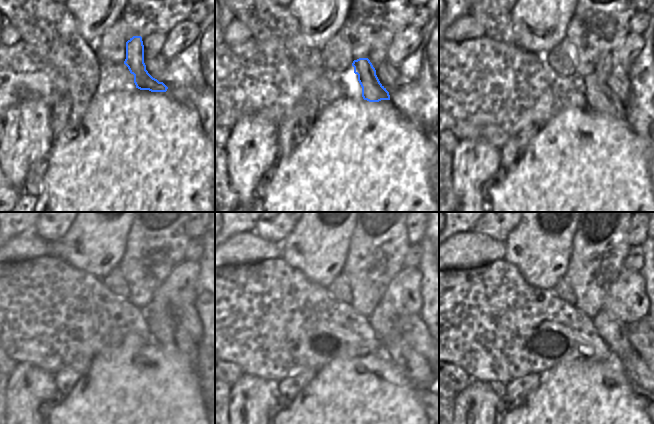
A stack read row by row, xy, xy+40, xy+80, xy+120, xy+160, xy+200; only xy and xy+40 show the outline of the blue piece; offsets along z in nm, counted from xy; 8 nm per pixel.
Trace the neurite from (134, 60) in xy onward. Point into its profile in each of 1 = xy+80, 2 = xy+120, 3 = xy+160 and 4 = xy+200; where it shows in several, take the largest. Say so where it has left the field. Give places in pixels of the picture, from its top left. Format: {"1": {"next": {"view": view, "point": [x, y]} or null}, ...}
{"1": {"next": {"view": "xy+80", "point": [600, 98]}}, "2": {"next": {"view": "xy+120", "point": [184, 343]}}, "3": {"next": {"view": "xy+160", "point": [417, 369]}}, "4": {"next": {"view": "xy+200", "point": [635, 368]}}}

